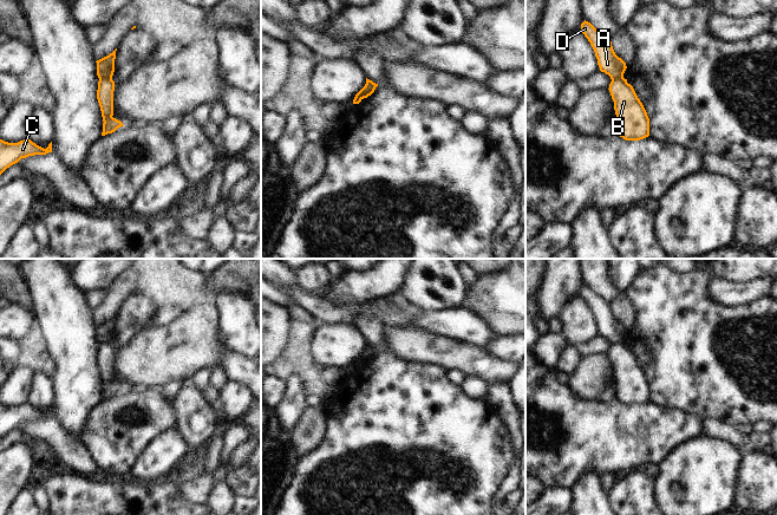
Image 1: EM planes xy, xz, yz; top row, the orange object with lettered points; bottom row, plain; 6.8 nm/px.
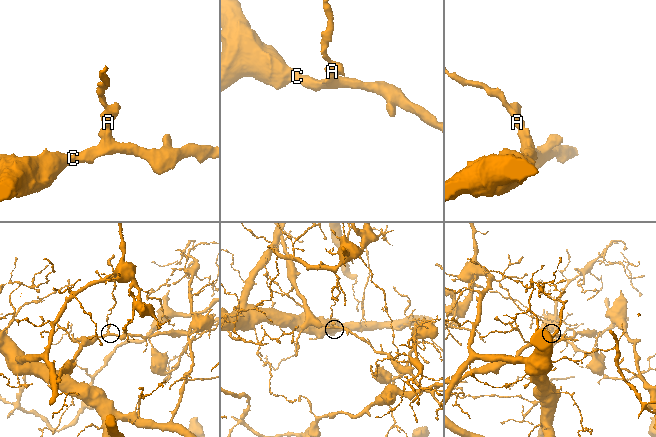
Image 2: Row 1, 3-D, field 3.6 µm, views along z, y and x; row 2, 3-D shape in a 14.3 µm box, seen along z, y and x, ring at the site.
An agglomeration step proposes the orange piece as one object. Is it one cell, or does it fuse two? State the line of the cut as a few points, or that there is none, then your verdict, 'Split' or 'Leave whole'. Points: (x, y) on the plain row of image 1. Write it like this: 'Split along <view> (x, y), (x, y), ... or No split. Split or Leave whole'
Split along xy (99, 343), (111, 344). Split

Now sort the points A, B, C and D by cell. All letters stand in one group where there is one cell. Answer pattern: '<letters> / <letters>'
A D / B C

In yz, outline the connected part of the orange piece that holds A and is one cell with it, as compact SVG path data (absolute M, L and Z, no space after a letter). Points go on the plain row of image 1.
M586 285L581 288L581 296L588 304L595 317L600 335L608 339L610 344L622 343L627 331L626 327L615 319L610 302Z

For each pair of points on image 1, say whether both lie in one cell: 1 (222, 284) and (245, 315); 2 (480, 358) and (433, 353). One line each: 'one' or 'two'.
1: two
2: one

